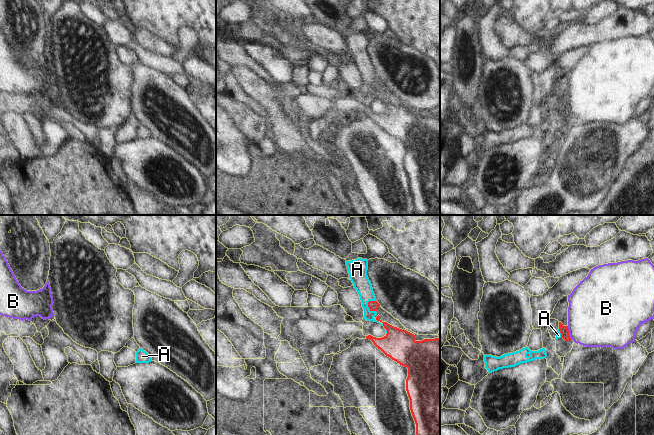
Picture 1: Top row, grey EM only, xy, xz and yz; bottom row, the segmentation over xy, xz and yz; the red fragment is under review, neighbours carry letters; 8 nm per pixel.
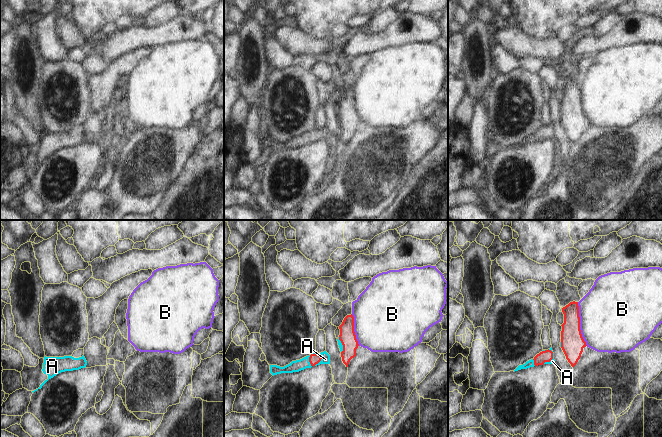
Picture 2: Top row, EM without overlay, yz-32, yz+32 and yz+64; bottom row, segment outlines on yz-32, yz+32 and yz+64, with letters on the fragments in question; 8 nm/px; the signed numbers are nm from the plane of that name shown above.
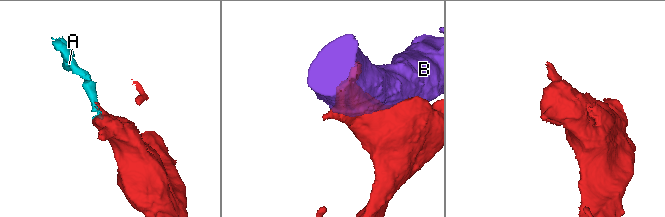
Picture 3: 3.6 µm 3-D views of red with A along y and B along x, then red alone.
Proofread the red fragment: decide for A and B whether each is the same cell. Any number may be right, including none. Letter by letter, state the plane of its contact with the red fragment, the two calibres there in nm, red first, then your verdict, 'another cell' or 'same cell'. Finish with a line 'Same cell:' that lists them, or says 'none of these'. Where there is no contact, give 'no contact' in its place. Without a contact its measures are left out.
A: meets red in xz; 80 nm thick on the red side, 140 nm on the other; same cell
B: meets red in yz; 70 nm thick on the red side, 440 nm on the other; another cell
Same cell: A

